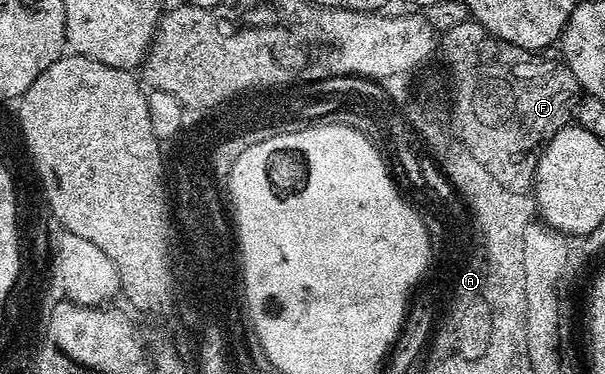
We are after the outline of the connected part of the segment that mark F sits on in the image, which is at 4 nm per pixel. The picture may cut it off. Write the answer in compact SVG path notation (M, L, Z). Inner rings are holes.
M472 19L459 23L459 27L451 27L451 30L446 38L446 52L453 62L454 73L457 73L457 129L461 129L461 137L465 137L469 149L497 173L501 185L509 185L509 189L525 189L525 186L533 189L535 169L525 162L525 156L532 149L540 150L550 137L570 124L571 110L579 97L579 86L575 75L571 75L571 67L567 67L564 60L552 61L545 57L549 55L515 47L515 43L491 35L491 31Z

